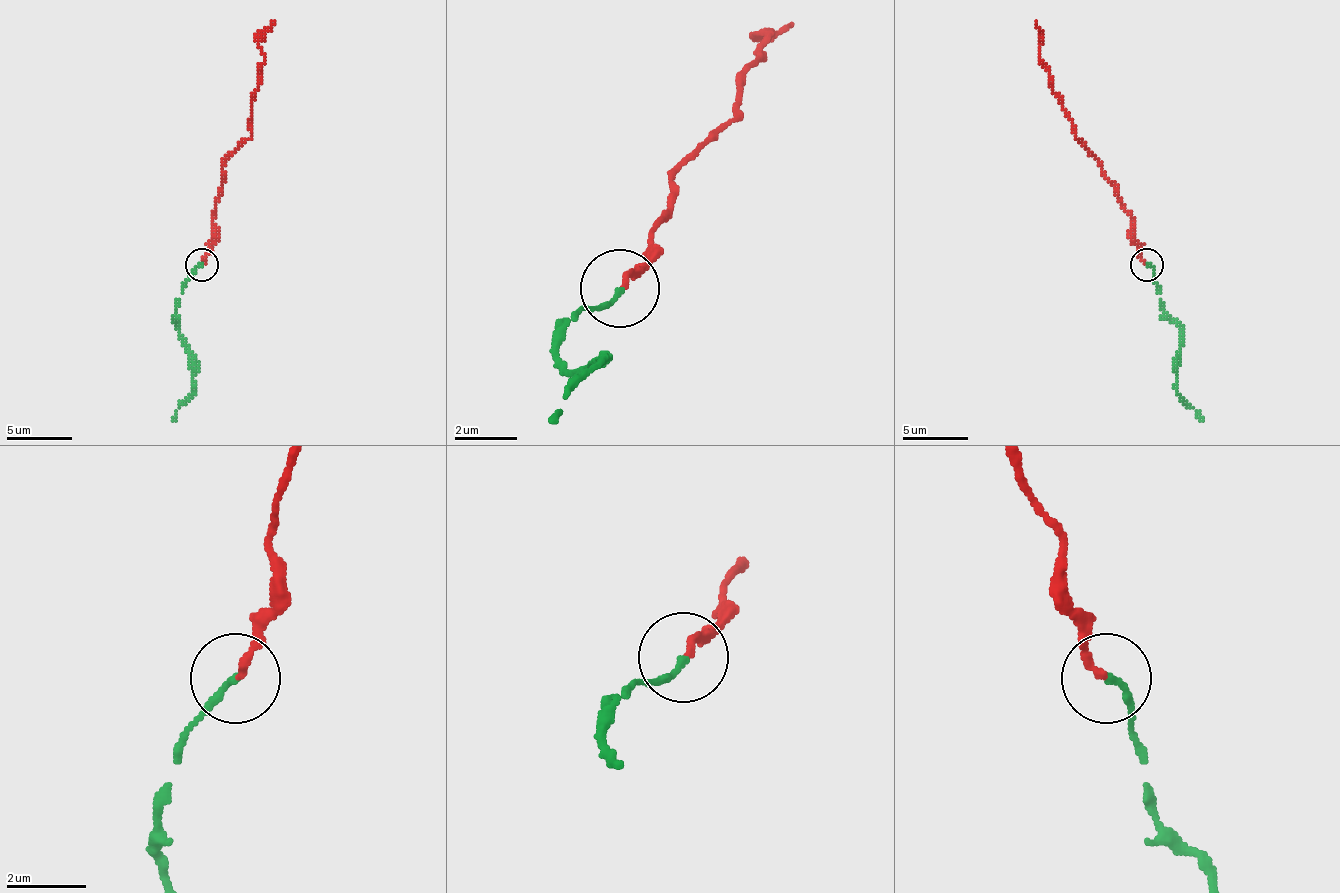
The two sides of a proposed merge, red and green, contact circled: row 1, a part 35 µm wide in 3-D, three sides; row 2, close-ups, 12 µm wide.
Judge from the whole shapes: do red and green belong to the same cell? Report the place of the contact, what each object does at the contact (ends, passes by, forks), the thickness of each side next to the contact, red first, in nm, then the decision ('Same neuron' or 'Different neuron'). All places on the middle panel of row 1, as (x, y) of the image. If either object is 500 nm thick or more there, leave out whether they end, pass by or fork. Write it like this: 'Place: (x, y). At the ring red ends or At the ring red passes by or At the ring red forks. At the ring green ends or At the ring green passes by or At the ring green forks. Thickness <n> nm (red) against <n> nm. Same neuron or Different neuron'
Place: (620, 288). At the ring red ends. At the ring green ends. Thickness 170 nm (red) against 170 nm. Same neuron

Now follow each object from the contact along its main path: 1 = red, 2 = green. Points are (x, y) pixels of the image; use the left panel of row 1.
1: (202, 263), (222, 165), (251, 135), (251, 99), (264, 57), (258, 37), (274, 21)
2: (202, 263), (182, 290), (176, 312), (176, 326), (189, 355), (192, 391), (173, 421)

